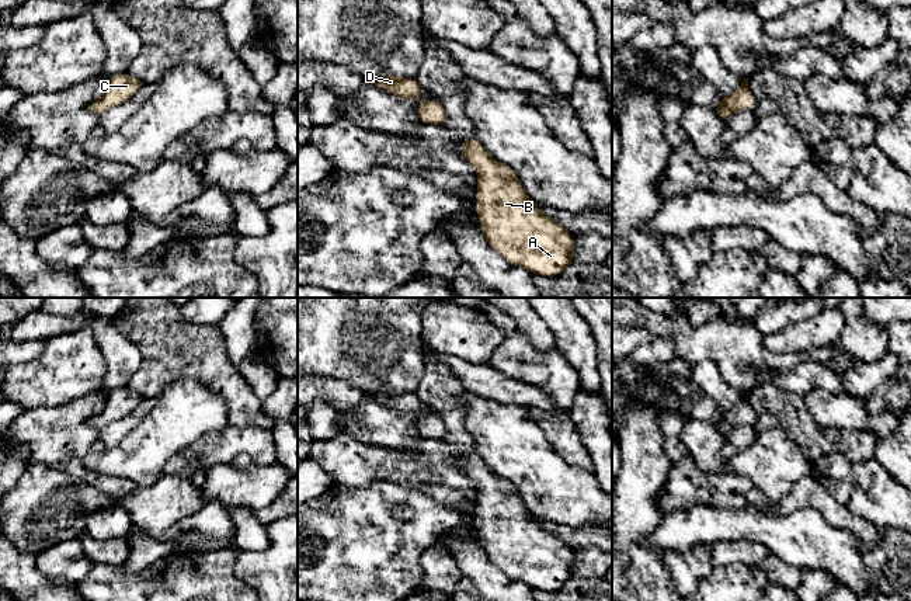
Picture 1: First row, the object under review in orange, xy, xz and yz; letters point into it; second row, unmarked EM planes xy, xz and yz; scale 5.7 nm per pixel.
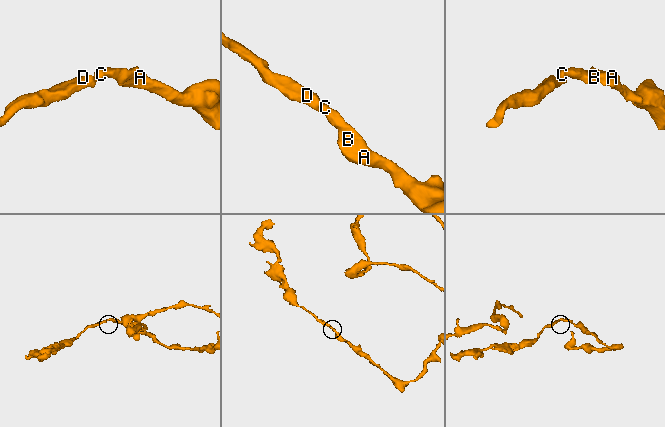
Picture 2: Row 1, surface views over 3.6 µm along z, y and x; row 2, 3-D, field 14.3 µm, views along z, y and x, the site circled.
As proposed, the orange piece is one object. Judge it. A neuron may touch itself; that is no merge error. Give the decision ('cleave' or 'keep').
keep

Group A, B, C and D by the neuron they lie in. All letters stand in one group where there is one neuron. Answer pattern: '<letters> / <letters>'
A B C D

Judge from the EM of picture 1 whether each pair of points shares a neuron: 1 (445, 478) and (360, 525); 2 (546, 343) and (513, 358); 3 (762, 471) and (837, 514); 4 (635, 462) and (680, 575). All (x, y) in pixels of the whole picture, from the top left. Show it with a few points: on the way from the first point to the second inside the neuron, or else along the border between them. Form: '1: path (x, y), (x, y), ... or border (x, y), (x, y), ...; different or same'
1: border (390, 480), (419, 489), (451, 507); different
2: border (515, 329), (520, 329), (536, 348), (556, 350); different
3: border (812, 473), (775, 499), (757, 487); different
4: border (661, 551), (661, 559), (671, 583); different

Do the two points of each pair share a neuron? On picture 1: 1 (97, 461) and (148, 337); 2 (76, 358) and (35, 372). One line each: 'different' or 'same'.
1: different
2: same

